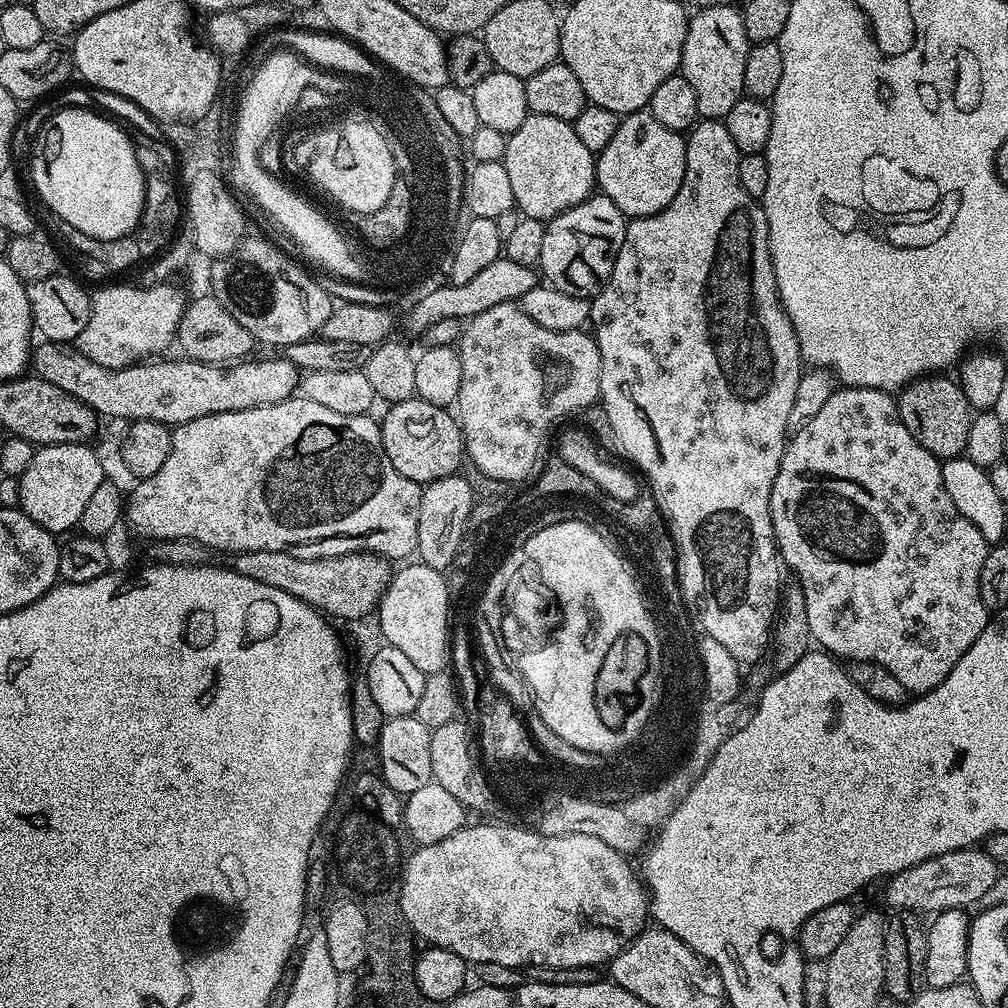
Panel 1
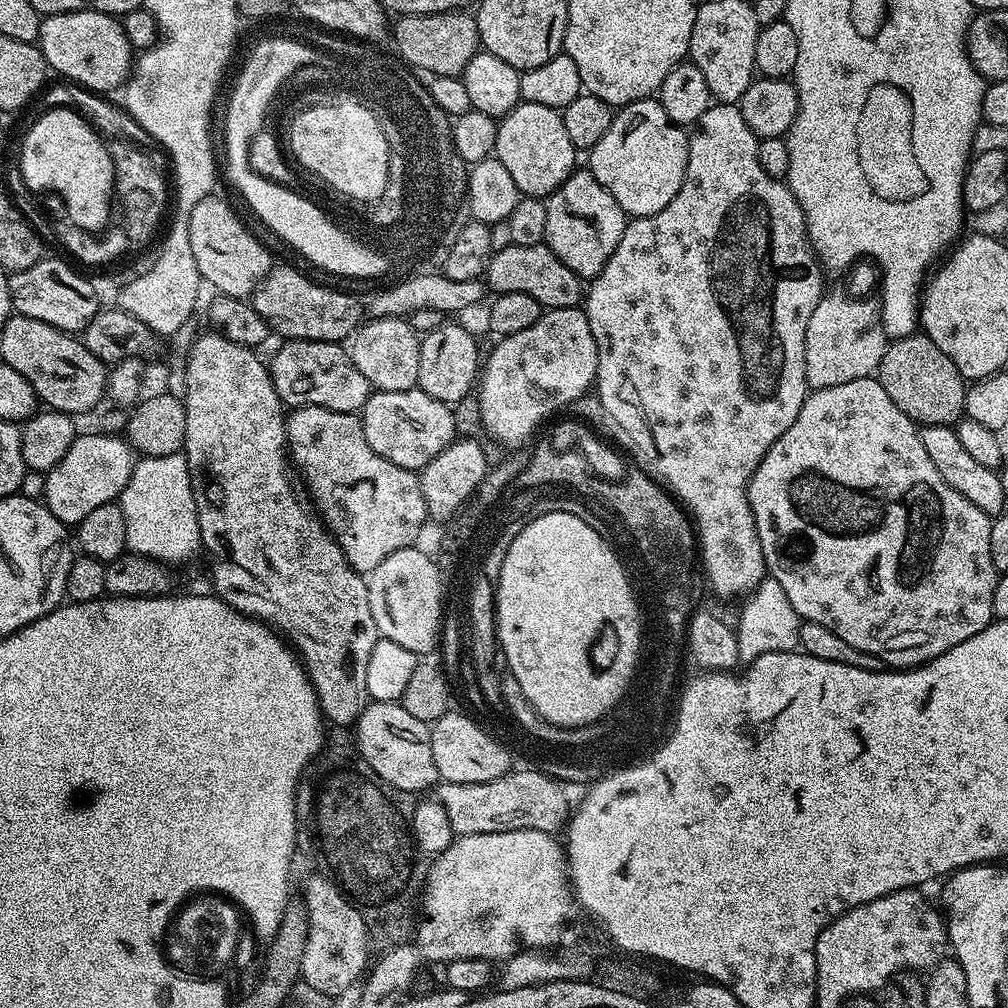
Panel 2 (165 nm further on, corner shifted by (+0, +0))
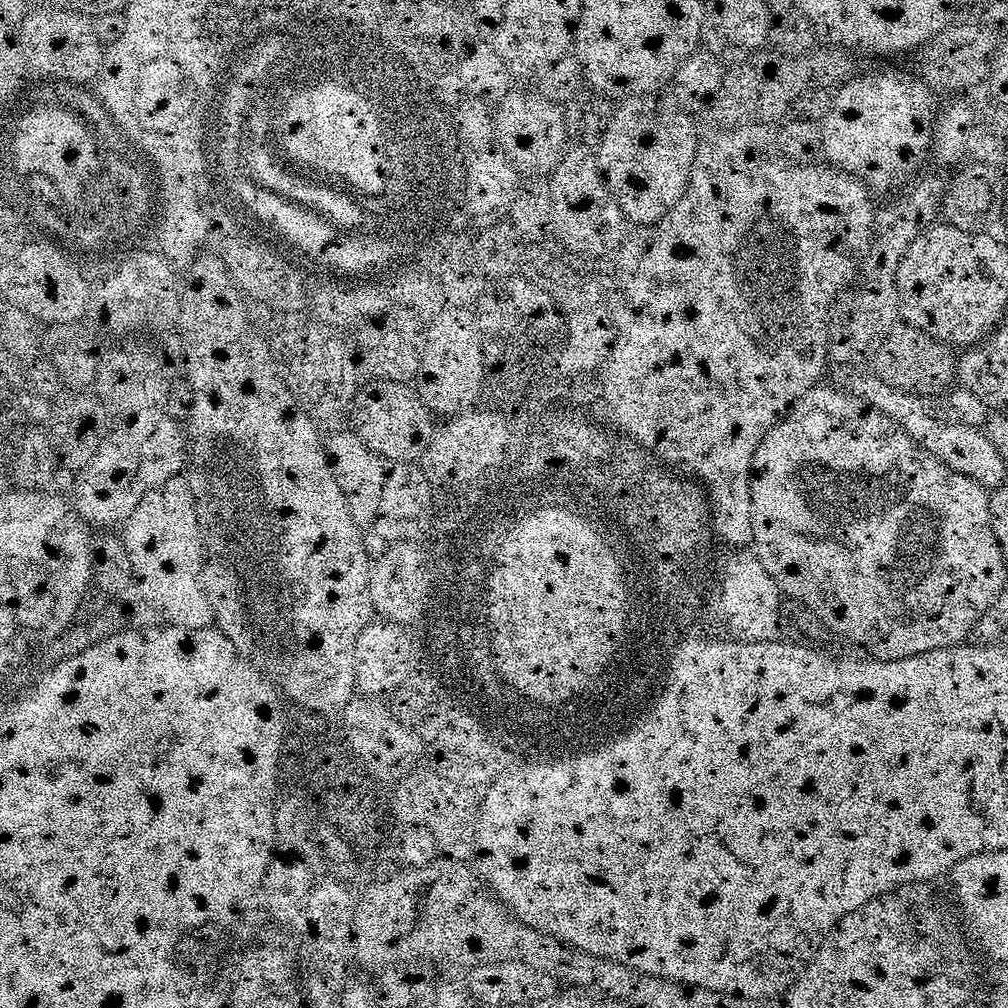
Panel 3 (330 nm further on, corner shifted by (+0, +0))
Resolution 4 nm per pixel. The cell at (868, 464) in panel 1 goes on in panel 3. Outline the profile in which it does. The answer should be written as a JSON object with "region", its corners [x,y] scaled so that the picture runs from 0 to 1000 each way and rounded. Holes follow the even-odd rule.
{"region":[[[814,379],[810,384],[804,386],[800,391],[796,391],[794,398],[786,402],[784,408],[776,416],[774,416],[760,431],[760,435],[756,435],[756,438],[752,442],[752,446],[746,455],[746,538],[745,543],[748,545],[752,555],[759,562],[760,566],[767,573],[768,577],[774,583],[775,588],[781,594],[796,597],[796,601],[800,601],[800,605],[808,605],[808,609],[812,609],[812,613],[819,620],[828,631],[834,631],[837,635],[847,637],[851,641],[857,643],[858,648],[867,655],[890,655],[891,653],[903,653],[907,649],[915,649],[919,645],[931,645],[932,643],[947,643],[949,639],[955,639],[959,636],[962,625],[966,621],[966,617],[970,617],[970,613],[974,613],[974,609],[978,609],[978,605],[982,605],[982,601],[986,597],[986,593],[990,593],[990,589],[998,582],[996,575],[996,563],[998,557],[994,554],[994,546],[990,546],[990,534],[986,534],[986,526],[982,522],[982,502],[980,501],[981,485],[970,482],[970,478],[962,478],[962,474],[958,474],[956,470],[950,470],[946,466],[942,466],[942,462],[938,462],[935,458],[931,458],[931,454],[924,452],[918,444],[914,444],[912,440],[908,440],[893,424],[883,415],[879,415],[879,411],[875,411],[871,407],[862,405],[857,398],[850,393],[834,387],[832,384],[824,383],[820,385],[820,380]]]}

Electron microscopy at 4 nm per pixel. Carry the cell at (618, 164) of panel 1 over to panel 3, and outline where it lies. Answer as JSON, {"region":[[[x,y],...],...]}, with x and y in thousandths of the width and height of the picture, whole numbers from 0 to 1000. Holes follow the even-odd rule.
{"region":[[[650,94],[624,95],[616,98],[607,108],[607,116],[590,148],[599,183],[613,200],[620,219],[627,224],[653,220],[677,196],[683,184],[685,169],[688,165],[688,153],[692,142],[690,127],[682,110],[672,109],[666,102],[655,104]]]}

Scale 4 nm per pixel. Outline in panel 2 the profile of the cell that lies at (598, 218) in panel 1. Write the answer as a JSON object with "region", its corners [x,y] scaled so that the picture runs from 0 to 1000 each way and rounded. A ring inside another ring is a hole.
{"region":[[[586,169],[568,170],[542,198],[542,232],[540,241],[569,272],[589,276],[601,264],[605,252],[617,240],[621,212],[609,196],[589,177]]]}

